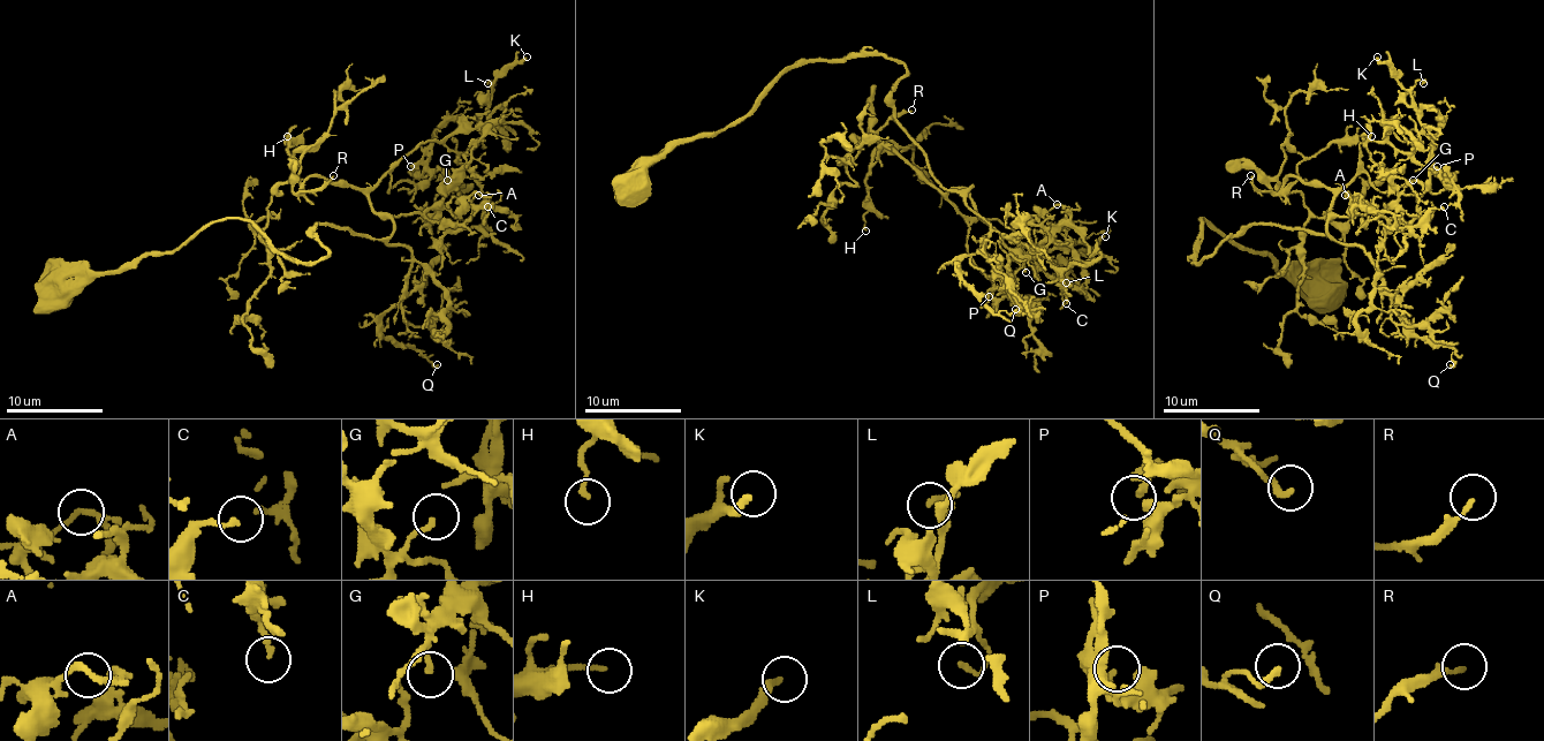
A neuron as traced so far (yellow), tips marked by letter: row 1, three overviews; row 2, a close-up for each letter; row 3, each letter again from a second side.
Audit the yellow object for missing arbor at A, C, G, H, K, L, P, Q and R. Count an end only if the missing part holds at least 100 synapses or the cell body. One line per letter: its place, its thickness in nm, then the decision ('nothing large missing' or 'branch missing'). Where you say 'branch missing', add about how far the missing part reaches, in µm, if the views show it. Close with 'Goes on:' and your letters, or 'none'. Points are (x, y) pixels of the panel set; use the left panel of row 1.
A: (478, 195) | 190 nm | nothing large missing
C: (487, 206) | 160 nm | nothing large missing
G: (447, 180) | 110 nm | nothing large missing
H: (287, 136) | 130 nm | nothing large missing
K: (527, 57) | 280 nm | nothing large missing
L: (487, 83) | 150 nm | nothing large missing
P: (410, 166) | 240 nm | nothing large missing
Q: (437, 364) | 200 nm | nothing large missing
R: (333, 175) | 130 nm | nothing large missing
Goes on: none

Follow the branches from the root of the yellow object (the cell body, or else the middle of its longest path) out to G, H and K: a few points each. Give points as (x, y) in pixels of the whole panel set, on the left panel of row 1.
G: (52, 296), (224, 219), (318, 263), (316, 224), (386, 239), (391, 217), (423, 214), (447, 180)
H: (52, 296), (224, 219), (304, 263), (328, 252), (316, 224), (391, 234), (360, 190), (302, 182), (287, 136)
K: (52, 296), (224, 219), (304, 263), (328, 252), (316, 224), (386, 239), (461, 175), (490, 85), (527, 57)

